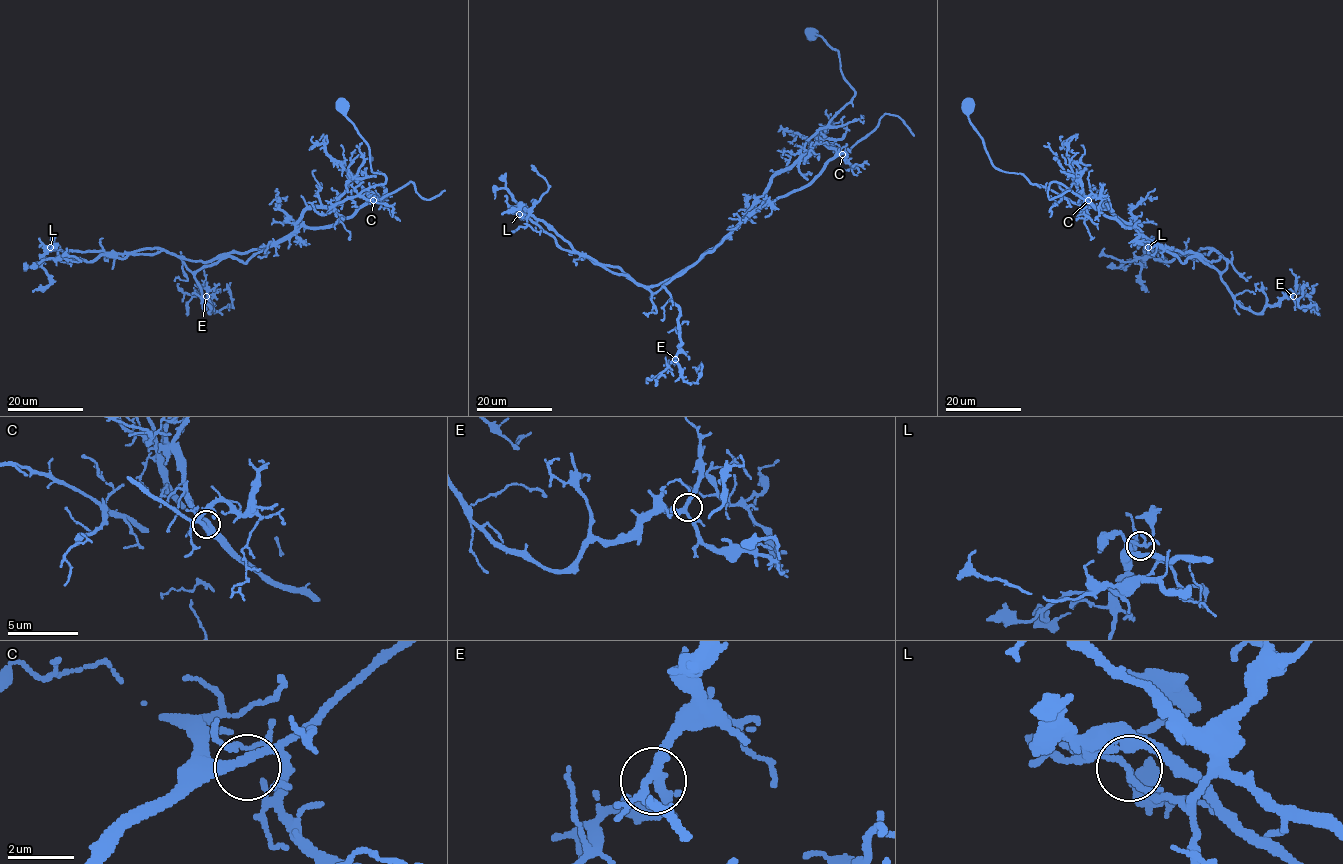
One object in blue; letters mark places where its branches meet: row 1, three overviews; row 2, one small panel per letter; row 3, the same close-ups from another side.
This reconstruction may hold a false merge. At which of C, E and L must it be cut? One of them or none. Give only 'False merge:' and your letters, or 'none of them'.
False merge: L

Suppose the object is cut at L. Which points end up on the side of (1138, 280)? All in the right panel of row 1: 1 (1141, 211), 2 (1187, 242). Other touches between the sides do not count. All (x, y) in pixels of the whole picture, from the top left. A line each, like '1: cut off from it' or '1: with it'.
1: cut off from it
2: with it

